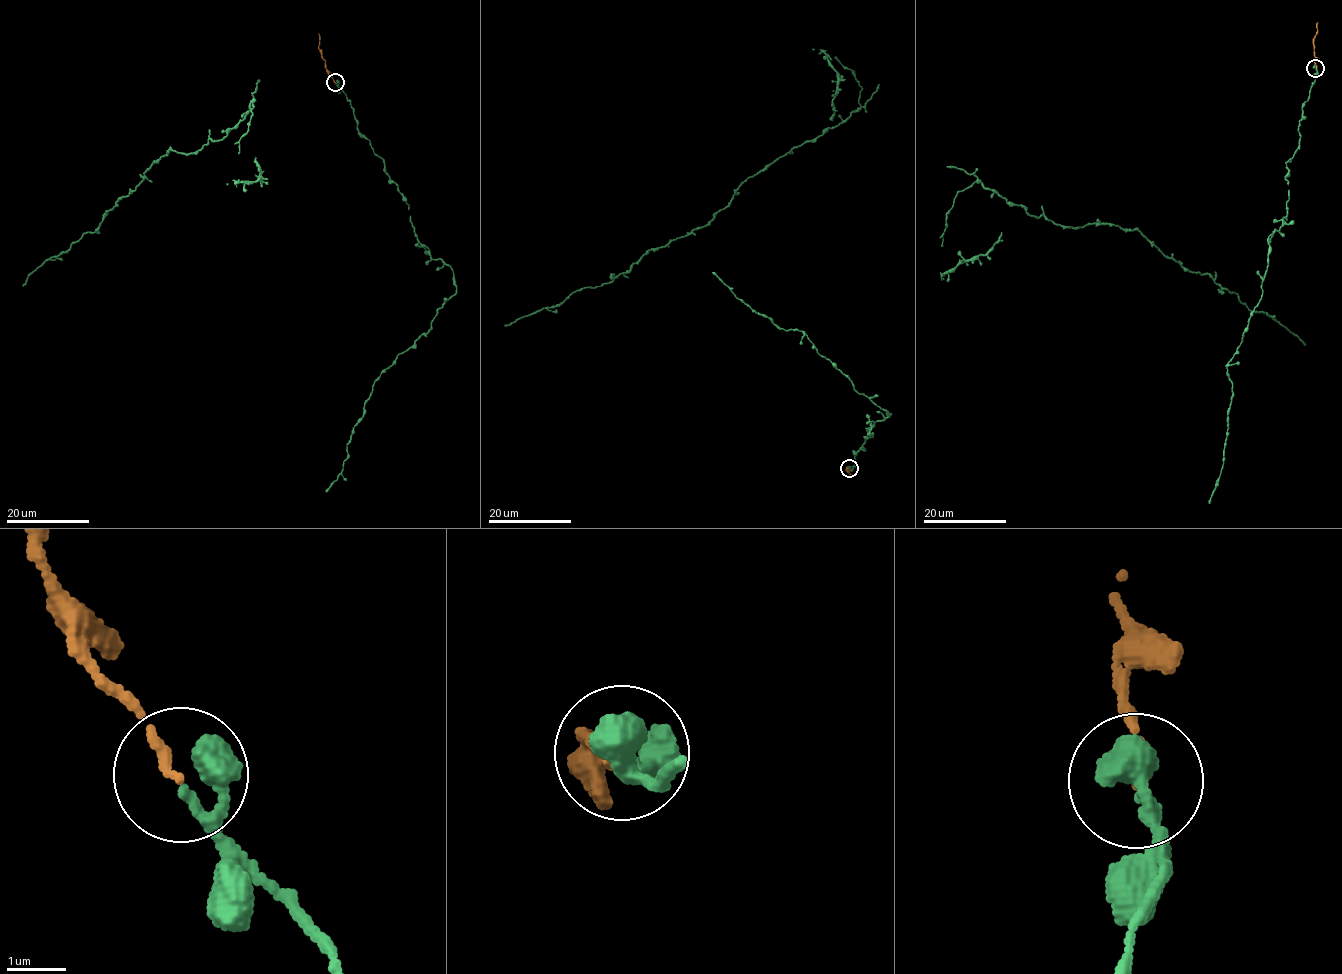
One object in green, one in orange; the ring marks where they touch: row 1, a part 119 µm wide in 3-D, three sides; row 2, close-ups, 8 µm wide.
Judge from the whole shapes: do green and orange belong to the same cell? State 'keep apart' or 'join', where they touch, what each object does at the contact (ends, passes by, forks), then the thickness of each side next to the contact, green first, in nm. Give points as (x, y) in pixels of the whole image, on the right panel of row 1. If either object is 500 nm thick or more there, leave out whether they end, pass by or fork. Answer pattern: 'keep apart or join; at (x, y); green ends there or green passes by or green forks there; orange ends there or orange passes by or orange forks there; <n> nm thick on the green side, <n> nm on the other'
join; at (1315, 68); green passes by; orange ends there; 150 nm thick on the green side, 160 nm on the other

